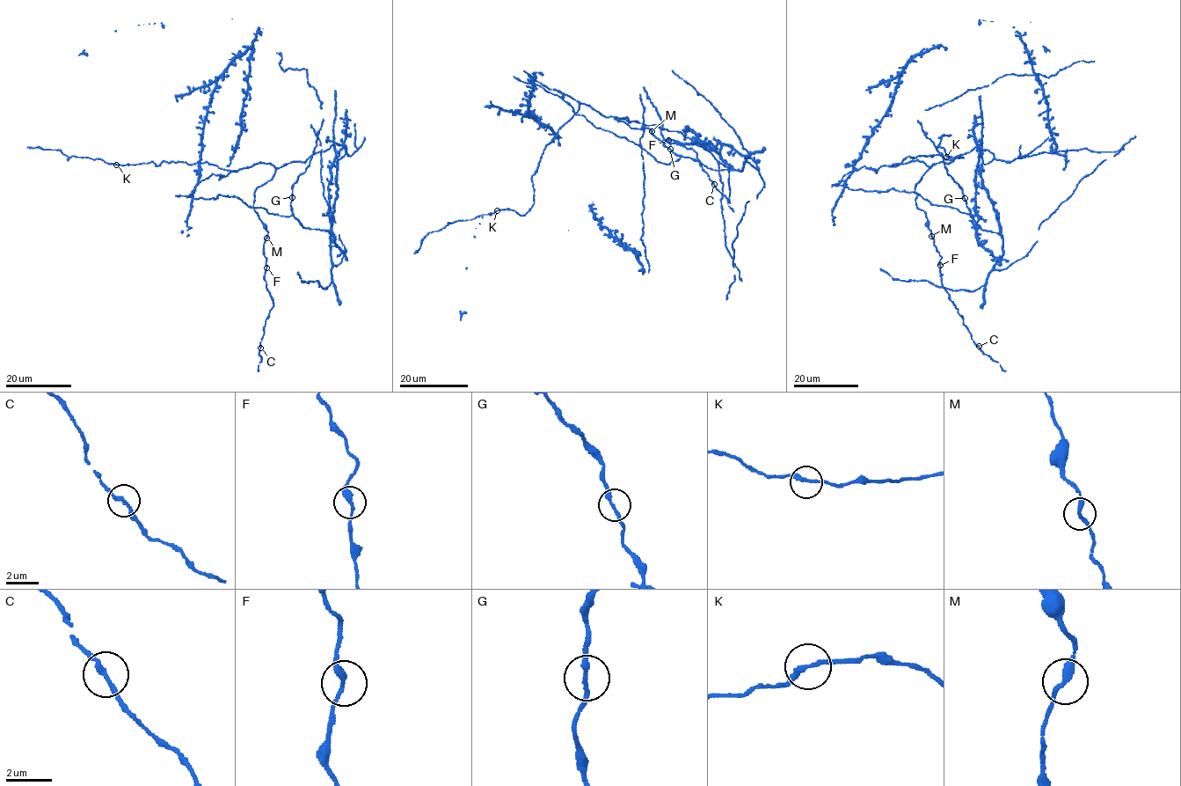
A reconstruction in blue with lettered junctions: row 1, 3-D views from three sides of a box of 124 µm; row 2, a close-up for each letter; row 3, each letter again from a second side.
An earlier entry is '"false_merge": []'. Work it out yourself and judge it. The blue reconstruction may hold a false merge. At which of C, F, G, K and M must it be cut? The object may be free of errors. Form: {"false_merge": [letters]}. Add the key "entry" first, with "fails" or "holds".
{"entry": "holds", "false_merge": []}

